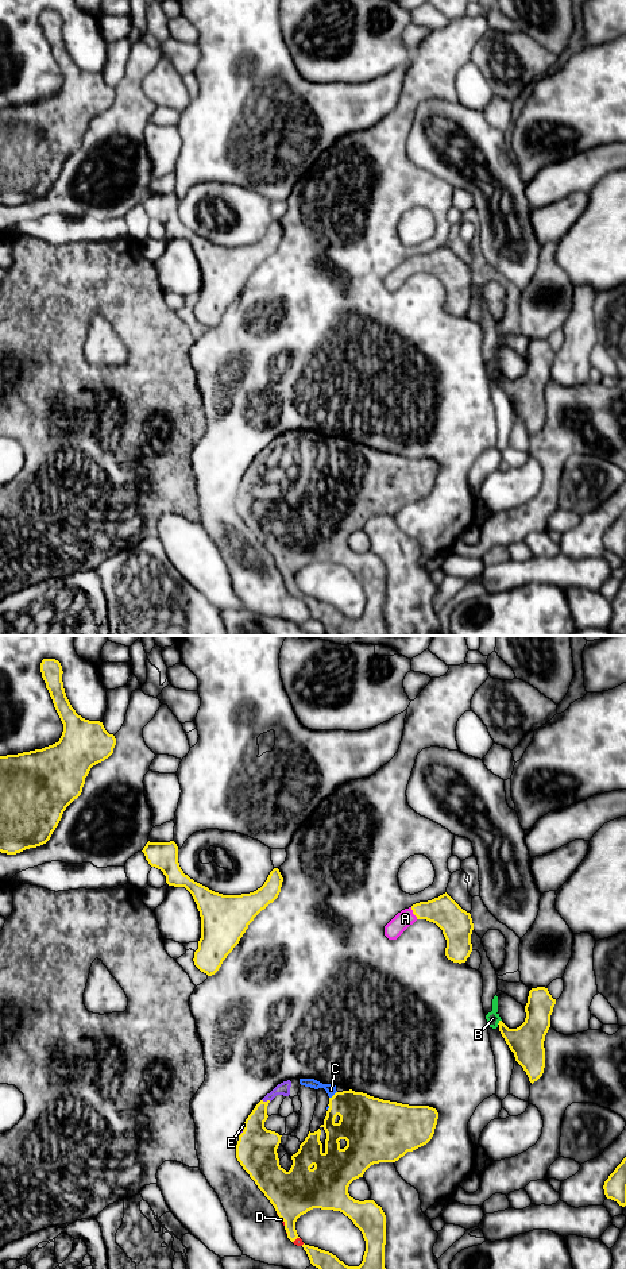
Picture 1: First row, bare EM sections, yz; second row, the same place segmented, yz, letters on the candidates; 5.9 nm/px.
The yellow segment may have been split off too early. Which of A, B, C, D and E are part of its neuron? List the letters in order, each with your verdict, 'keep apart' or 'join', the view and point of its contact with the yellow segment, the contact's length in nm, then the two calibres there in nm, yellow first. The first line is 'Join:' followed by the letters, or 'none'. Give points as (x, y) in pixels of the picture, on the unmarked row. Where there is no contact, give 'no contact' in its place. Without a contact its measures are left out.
Join: A, B, C, D, E
A: join; contact yz (413, 265); length 80 nm; calibres 180 and 100 nm
B: join; contact yz (499, 374); length 40 nm; calibres 200 and 80 nm
C: join; contact yz (333, 447); length 60 nm; calibres 320 and 60 nm
D: join; contact yz (283, 573); length 50 nm; calibres 280 and 20 nm
E: join; contact yz (267, 452); length 60 nm; calibres 190 and 80 nm

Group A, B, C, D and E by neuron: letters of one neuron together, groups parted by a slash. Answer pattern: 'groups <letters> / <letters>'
groups A B C D E

